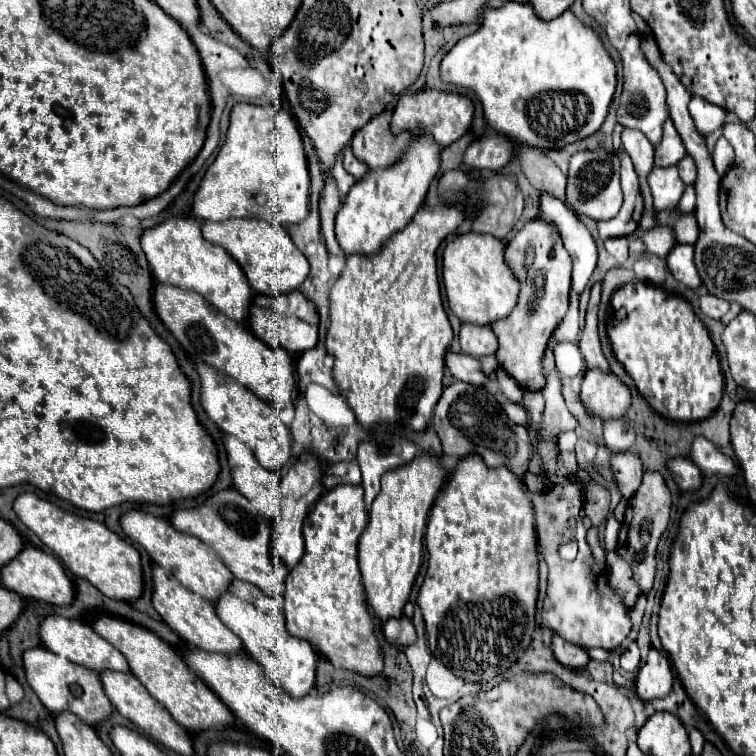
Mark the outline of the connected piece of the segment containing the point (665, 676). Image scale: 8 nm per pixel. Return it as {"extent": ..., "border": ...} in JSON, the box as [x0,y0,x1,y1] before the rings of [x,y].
{"extent":[636,649,672,703],"border":[[[656,649],[650,651],[646,665],[640,669],[636,677],[636,695],[644,703],[662,699],[672,691],[672,667],[668,659]]]}

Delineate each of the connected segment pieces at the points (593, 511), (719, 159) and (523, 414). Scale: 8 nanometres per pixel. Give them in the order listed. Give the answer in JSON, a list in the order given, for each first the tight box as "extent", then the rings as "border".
[{"extent":[584,483,610,527],"border":[[[590,483],[584,497],[586,497],[584,511],[590,517],[592,525],[600,527],[602,523],[606,523],[606,519],[610,515],[610,493],[608,493],[608,489],[604,489],[598,483]]]},{"extent":[712,137,734,177],"border":[[[724,137],[718,139],[712,158],[717,173],[722,177],[728,171],[734,160],[734,149],[732,149],[732,145]]]},{"extent":[504,403,528,425],"border":[[[510,403],[510,405],[506,405],[506,407],[504,407],[504,411],[508,413],[508,417],[510,417],[514,423],[528,425],[528,411],[524,411],[524,405]]]}]

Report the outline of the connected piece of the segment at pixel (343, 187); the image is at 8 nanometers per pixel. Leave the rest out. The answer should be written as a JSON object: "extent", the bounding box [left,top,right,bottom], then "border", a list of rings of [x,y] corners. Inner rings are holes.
{"extent":[332,149,356,195],"border":[[[344,149],[336,155],[336,159],[334,159],[334,165],[332,165],[332,177],[334,177],[334,181],[336,181],[336,187],[338,187],[338,191],[342,193],[342,195],[346,195],[350,189],[352,189],[352,185],[356,183],[356,179],[352,177],[352,175],[348,175],[342,167],[342,159],[344,159]]]}

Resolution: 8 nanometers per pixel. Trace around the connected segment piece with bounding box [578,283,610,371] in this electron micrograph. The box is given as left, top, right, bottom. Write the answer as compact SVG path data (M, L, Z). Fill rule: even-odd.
M596 283L592 287L590 293L590 303L588 303L588 311L586 311L586 323L584 329L580 333L580 353L584 359L584 367L600 367L600 371L610 371L608 369L608 361L600 349L600 339L598 339L598 303L600 303L600 283Z

